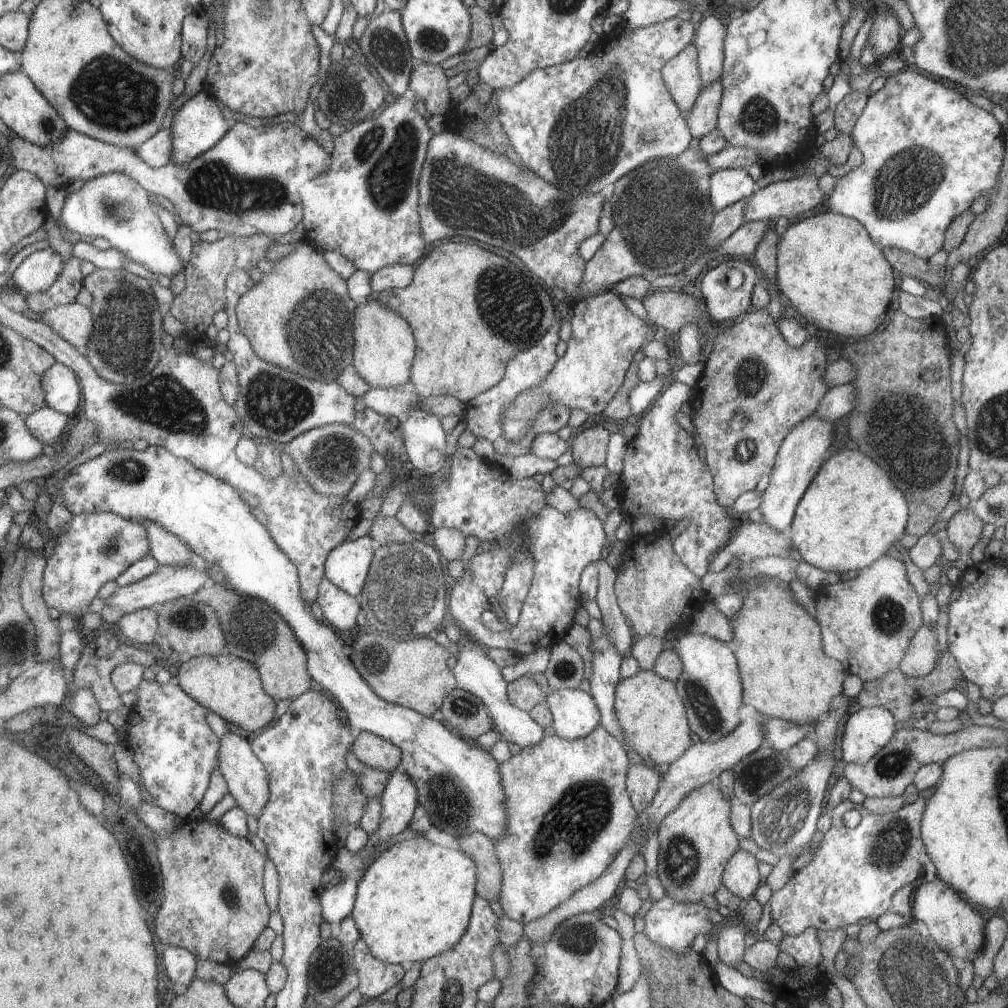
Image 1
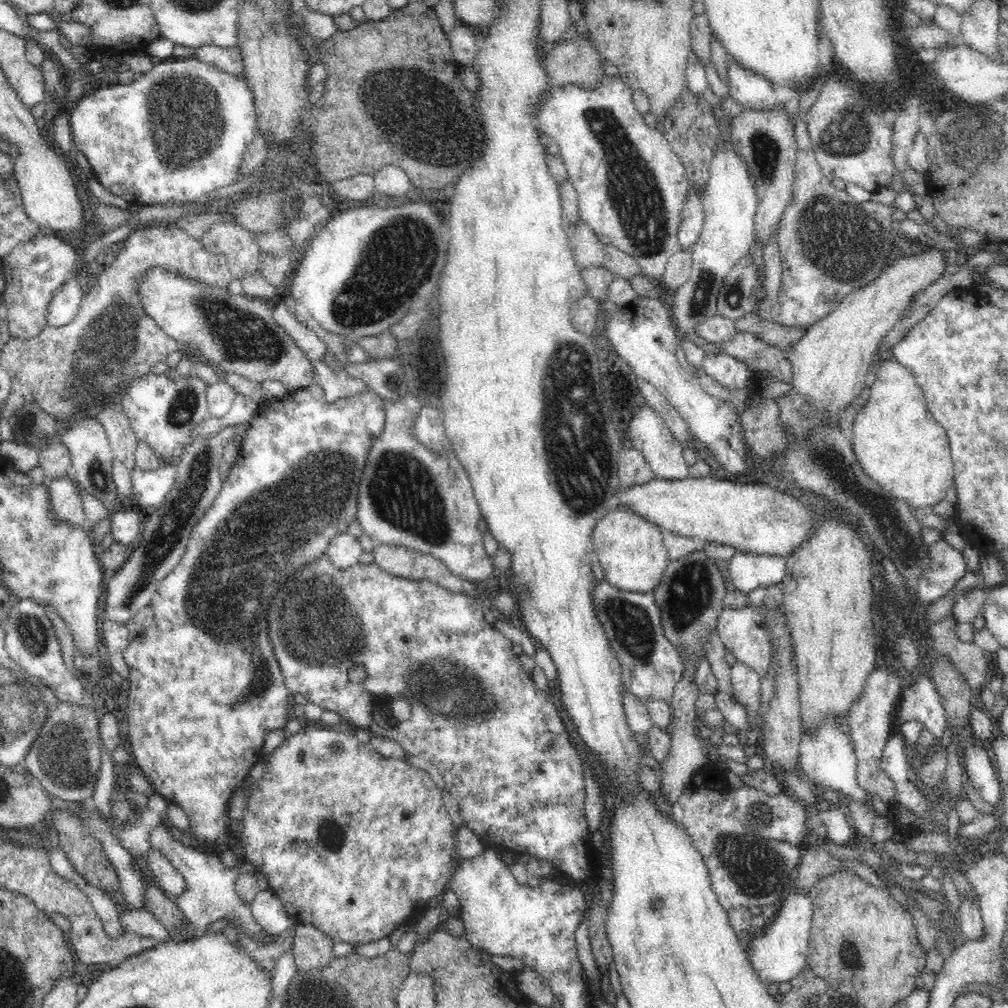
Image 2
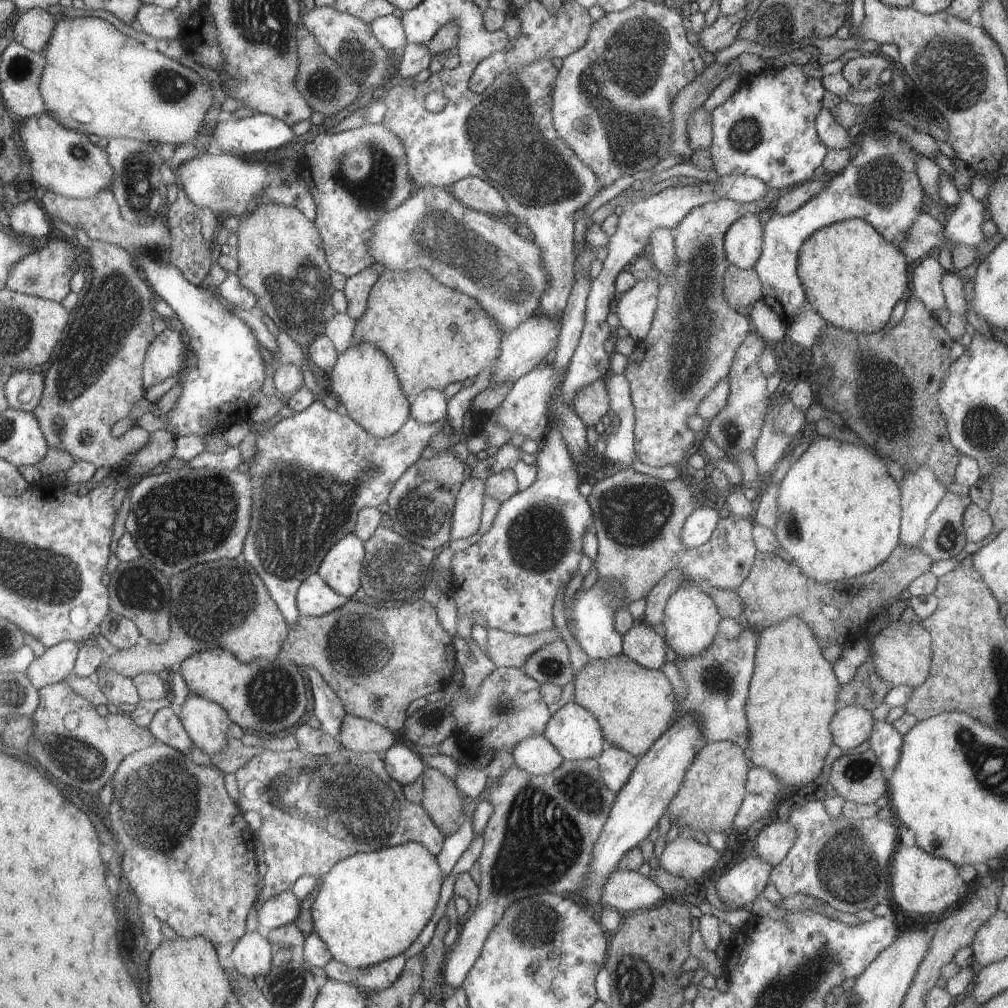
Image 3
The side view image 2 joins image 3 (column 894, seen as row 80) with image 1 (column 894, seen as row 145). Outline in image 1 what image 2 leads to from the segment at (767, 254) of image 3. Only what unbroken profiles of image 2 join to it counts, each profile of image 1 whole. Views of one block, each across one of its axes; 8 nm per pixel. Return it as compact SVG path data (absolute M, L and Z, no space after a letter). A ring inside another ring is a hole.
M906 69L886 76L887 80L884 88L870 93L866 106L862 114L860 114L860 118L858 118L858 122L853 122L854 130L852 130L851 137L854 140L855 148L862 152L864 162L854 168L852 172L848 172L846 176L841 176L838 179L834 192L828 195L828 210L852 217L854 220L859 220L860 224L867 228L872 237L880 241L880 244L884 244L884 248L898 248L928 261L932 254L936 254L942 248L942 244L946 240L945 232L948 230L948 226L952 224L952 220L963 212L970 210L970 206L978 197L985 196L986 199L990 198L990 192L996 188L996 183L998 178L1000 178L1000 169L1002 164L1004 164L1005 131L991 112L974 105L964 95L952 88L946 88L938 80L927 78L924 74L916 72L916 70Z

